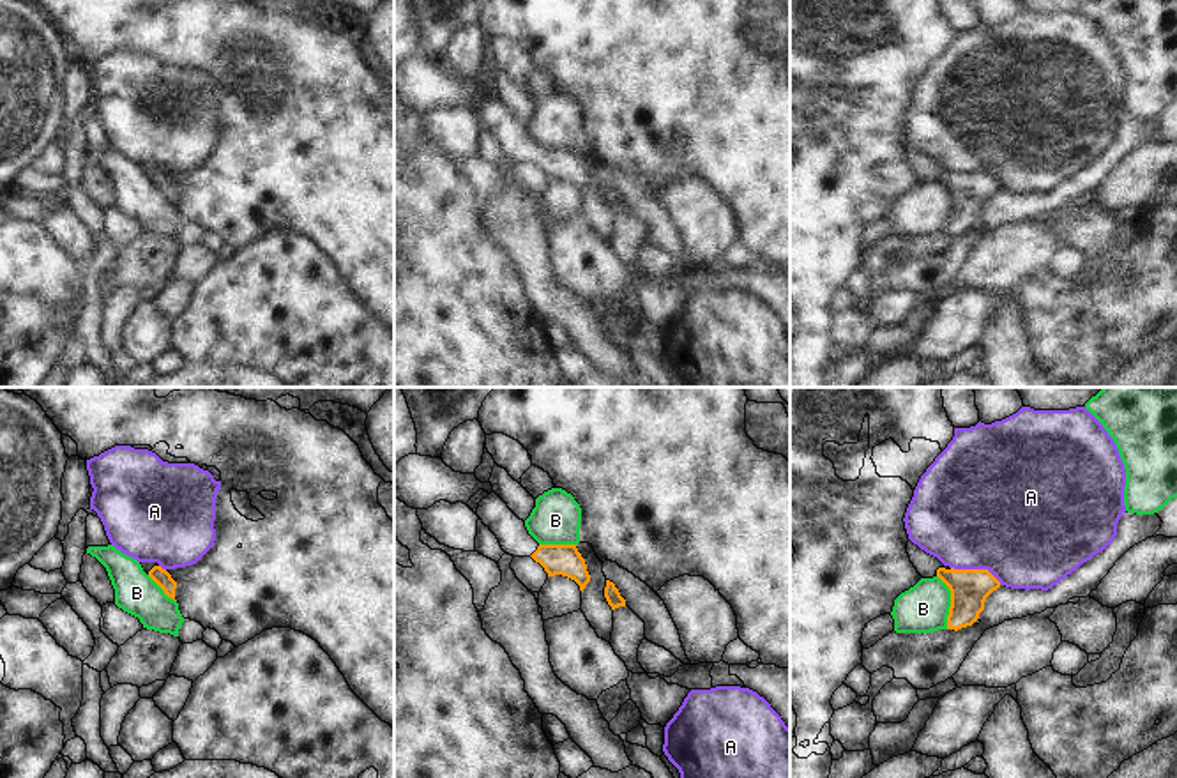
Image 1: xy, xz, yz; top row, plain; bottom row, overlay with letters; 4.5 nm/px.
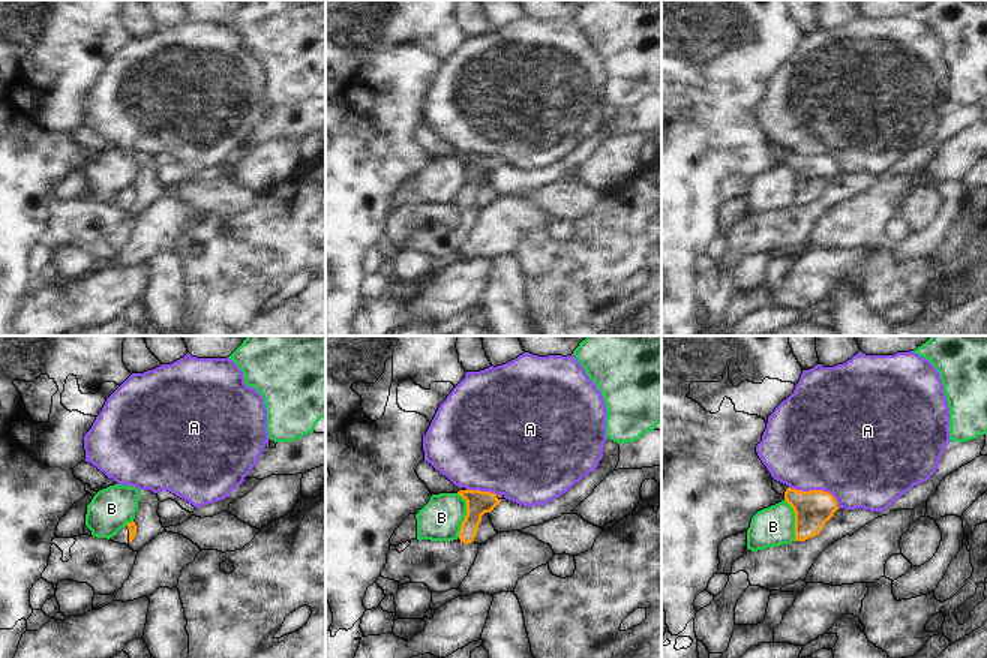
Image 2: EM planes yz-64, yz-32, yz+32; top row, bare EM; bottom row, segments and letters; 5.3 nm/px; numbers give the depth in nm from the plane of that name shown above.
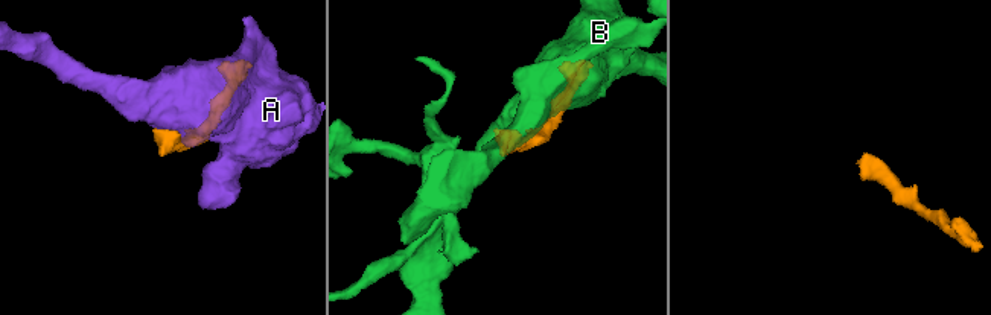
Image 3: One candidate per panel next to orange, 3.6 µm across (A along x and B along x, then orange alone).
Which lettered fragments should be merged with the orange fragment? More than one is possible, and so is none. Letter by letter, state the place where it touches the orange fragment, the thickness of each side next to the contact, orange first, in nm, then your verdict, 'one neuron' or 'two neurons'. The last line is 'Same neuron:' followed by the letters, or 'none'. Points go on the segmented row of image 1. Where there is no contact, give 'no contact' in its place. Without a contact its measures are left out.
A: yz (976, 570) | 180/500 nm | two neurons
B: yz (951, 602) | 180/220 nm | two neurons
Same neuron: none

